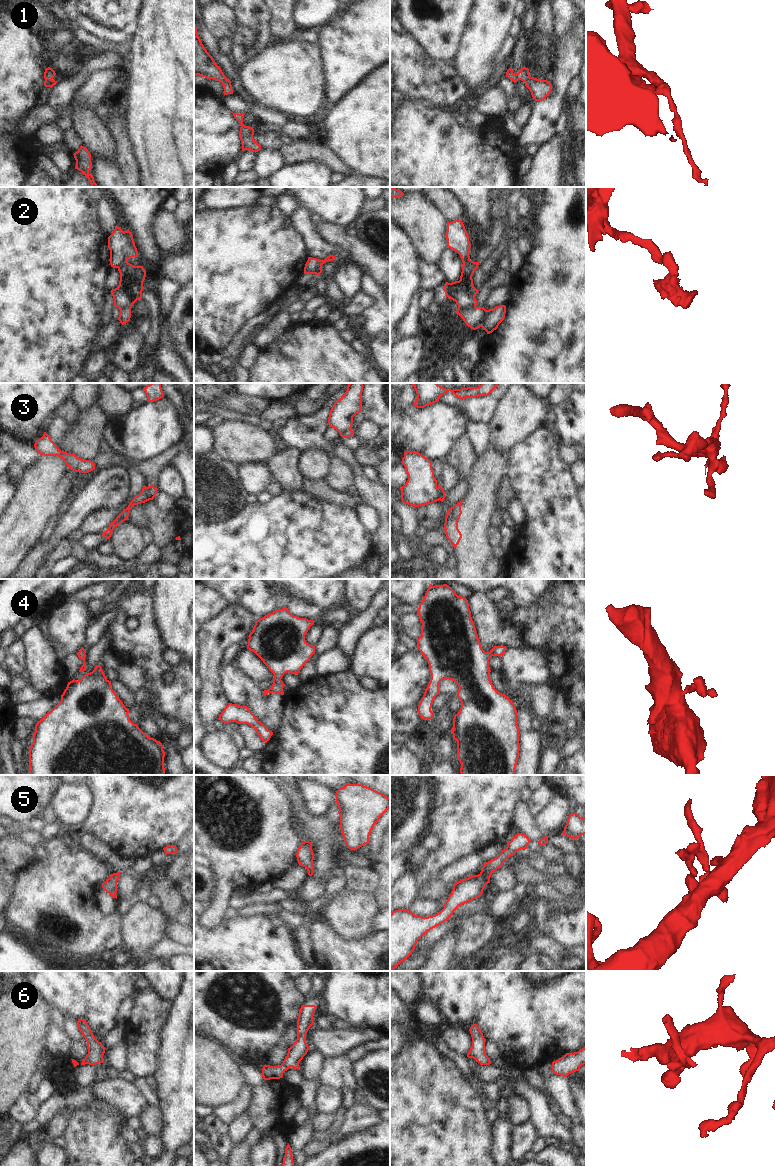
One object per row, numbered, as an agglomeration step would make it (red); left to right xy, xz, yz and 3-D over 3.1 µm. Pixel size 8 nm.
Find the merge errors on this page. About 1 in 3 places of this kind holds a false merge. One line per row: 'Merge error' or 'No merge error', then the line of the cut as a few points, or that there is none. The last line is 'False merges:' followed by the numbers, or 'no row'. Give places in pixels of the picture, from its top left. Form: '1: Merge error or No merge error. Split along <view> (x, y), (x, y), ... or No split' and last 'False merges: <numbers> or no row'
1: No merge error. No split
2: Merge error. Split along xz (321, 260), (316, 267), (315, 273)
3: Merge error. Split along xy (146, 487), (150, 499)
4: No merge error. No split
5: No merge error. No split
6: No merge error. No split
False merges: 2, 3.

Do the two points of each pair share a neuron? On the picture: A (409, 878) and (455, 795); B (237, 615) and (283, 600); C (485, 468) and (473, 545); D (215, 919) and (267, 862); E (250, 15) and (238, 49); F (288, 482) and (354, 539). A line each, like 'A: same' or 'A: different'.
A: same
B: different
C: same
D: same
E: same
F: different

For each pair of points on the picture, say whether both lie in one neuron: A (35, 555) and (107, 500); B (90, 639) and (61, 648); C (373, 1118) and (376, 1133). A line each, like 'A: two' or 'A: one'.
A: one
B: two
C: two

